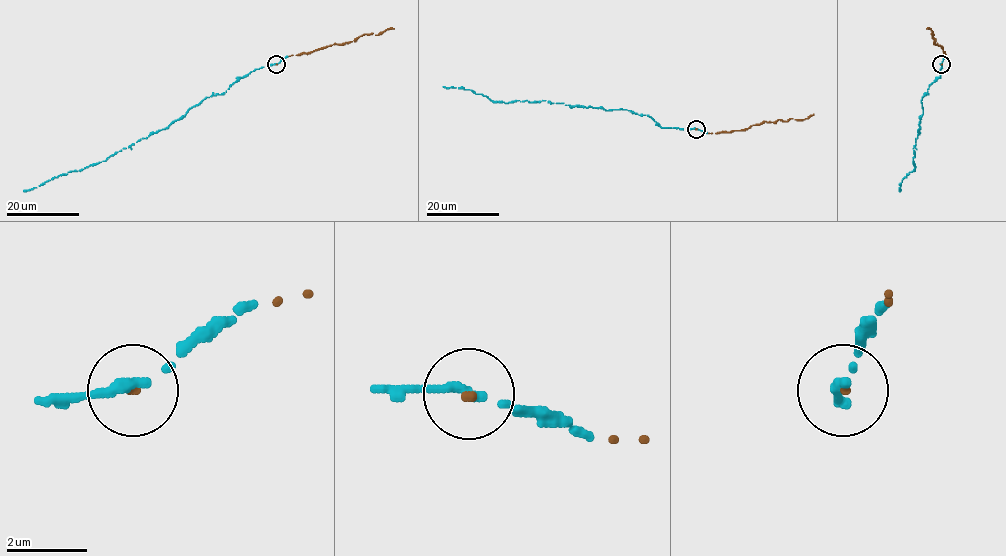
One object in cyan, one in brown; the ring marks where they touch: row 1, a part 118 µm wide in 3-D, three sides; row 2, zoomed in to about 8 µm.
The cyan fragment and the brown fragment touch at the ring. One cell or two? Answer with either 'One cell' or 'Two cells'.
One cell

